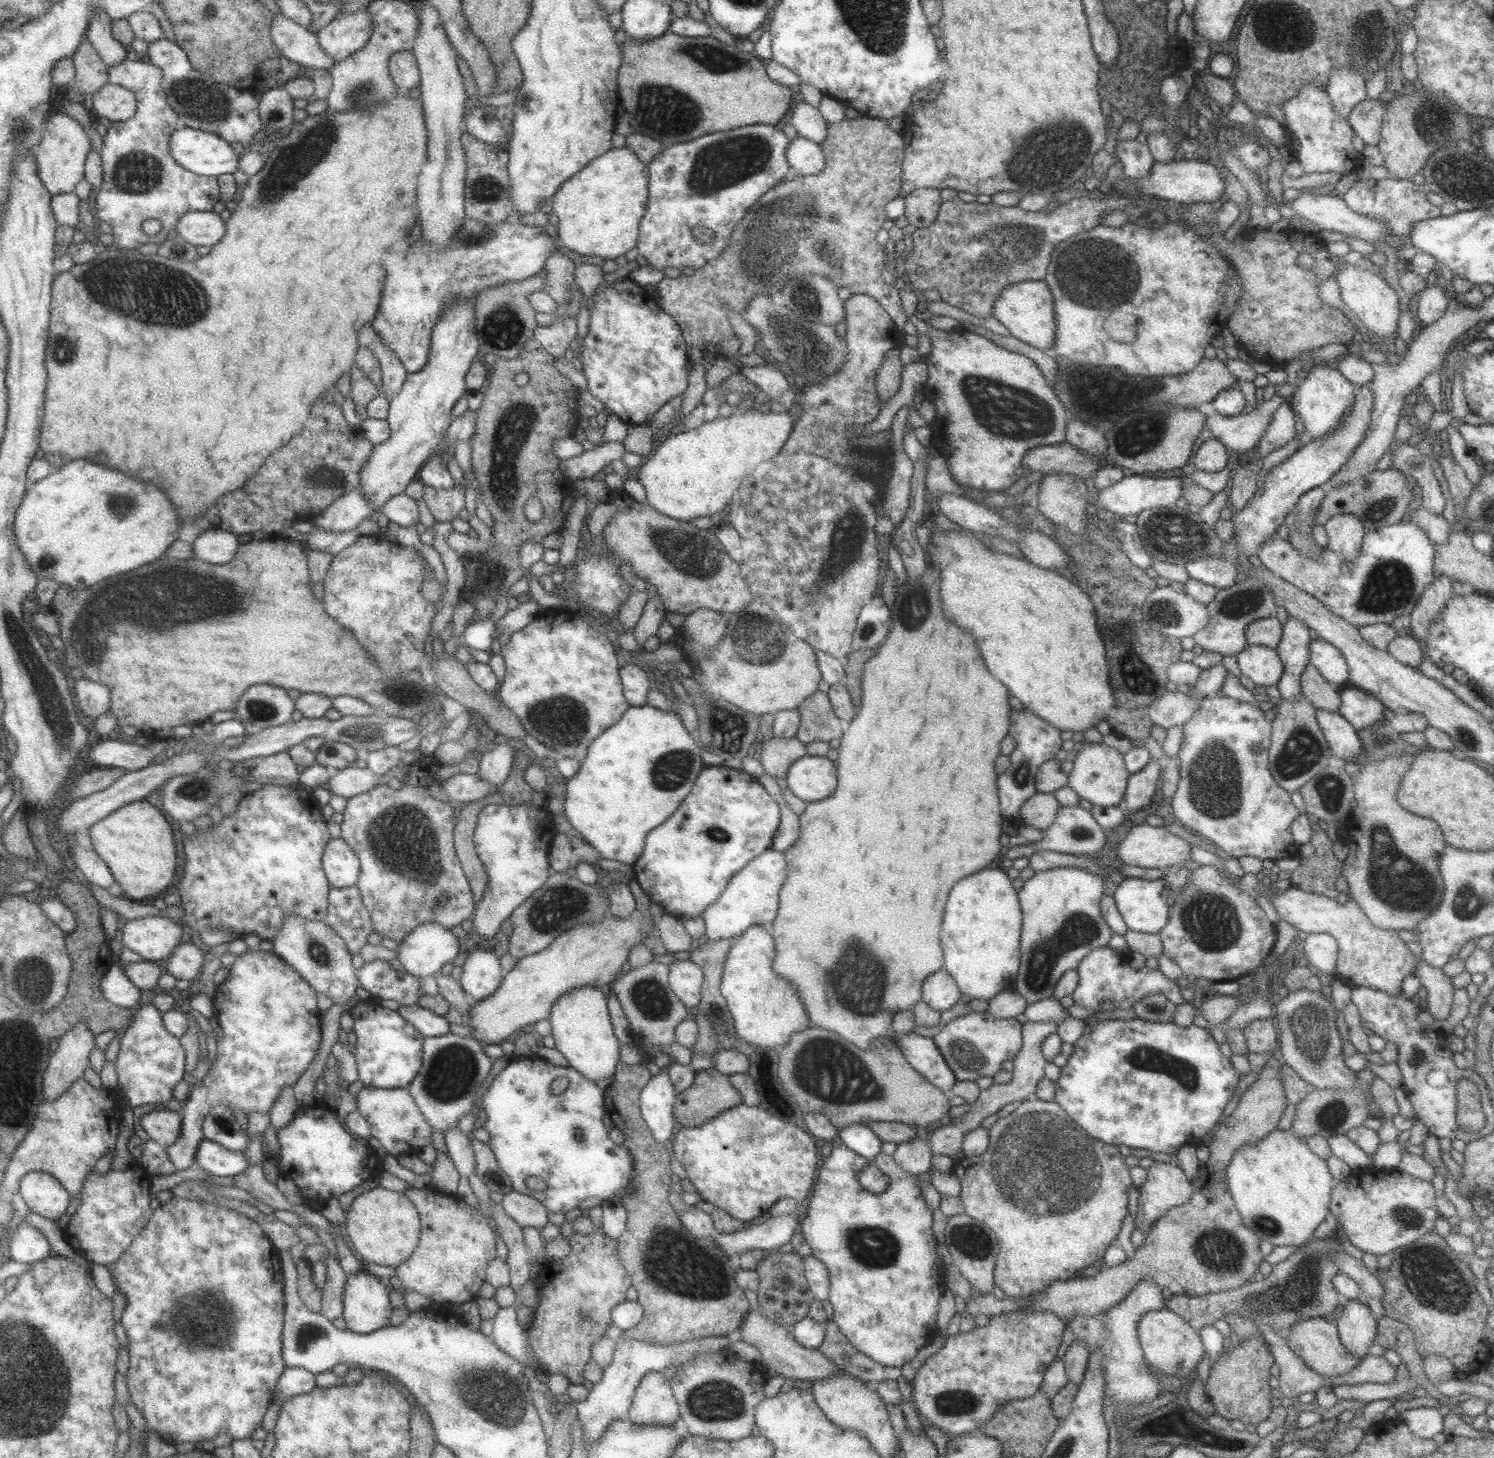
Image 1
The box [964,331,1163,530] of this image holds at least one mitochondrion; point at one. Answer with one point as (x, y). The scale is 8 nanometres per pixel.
(1145, 436)

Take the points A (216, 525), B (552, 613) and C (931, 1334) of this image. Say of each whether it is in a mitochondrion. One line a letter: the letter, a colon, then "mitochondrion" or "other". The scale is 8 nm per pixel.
A: other
B: other
C: other

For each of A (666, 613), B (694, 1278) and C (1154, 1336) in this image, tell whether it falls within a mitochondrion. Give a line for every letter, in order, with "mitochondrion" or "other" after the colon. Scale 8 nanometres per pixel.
A: other
B: mitochondrion
C: other

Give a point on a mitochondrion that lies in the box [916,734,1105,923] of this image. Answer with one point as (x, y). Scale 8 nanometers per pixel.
(1021, 778)

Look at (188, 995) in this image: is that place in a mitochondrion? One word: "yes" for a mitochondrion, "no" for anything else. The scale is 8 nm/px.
no

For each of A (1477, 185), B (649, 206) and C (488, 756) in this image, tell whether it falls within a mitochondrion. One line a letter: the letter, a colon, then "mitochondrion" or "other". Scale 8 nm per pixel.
A: mitochondrion
B: other
C: other

